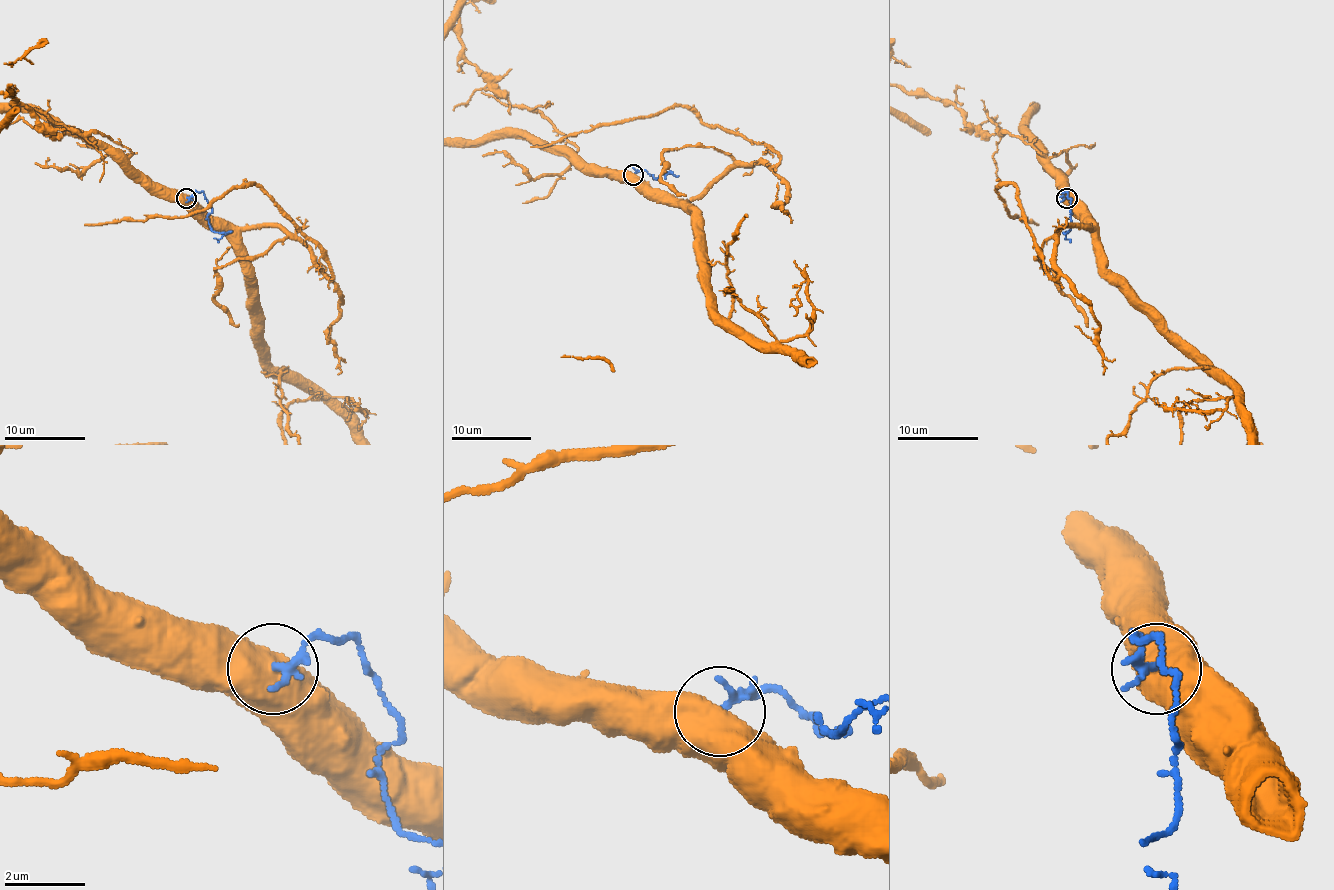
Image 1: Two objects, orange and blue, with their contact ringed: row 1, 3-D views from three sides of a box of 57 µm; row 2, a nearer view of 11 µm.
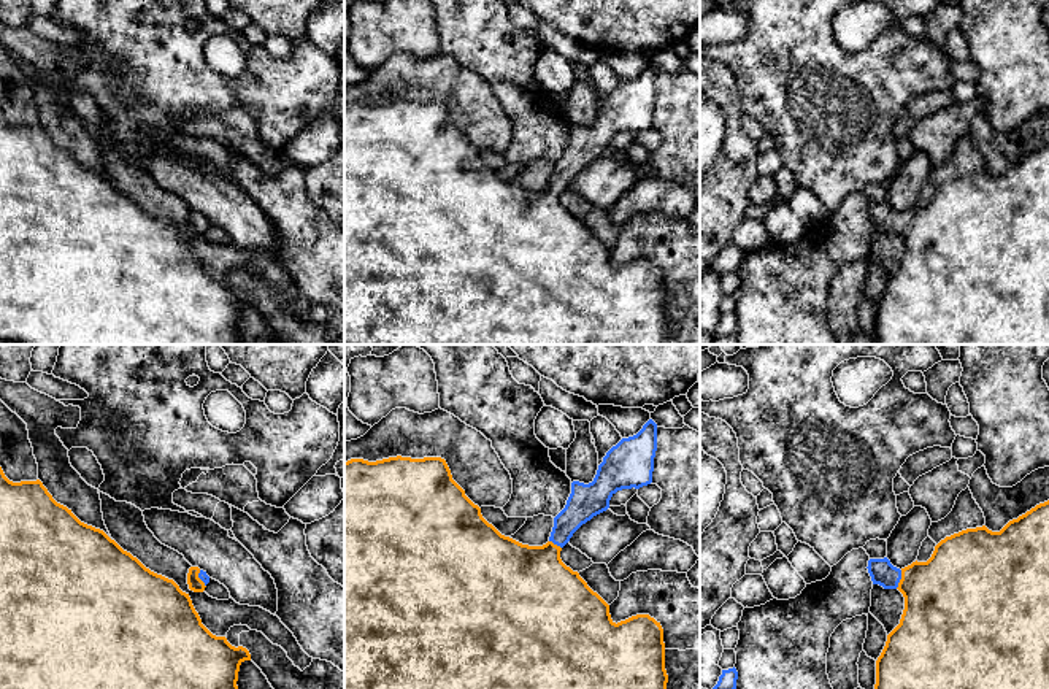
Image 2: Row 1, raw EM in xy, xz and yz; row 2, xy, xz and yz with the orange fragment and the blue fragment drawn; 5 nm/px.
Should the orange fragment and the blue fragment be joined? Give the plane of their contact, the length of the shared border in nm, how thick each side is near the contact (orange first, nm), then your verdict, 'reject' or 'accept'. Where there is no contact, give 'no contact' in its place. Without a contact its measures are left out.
meets orange in yz; contact 100 nm long; 420 nm thick on the orange side, 120 nm on the other; accept

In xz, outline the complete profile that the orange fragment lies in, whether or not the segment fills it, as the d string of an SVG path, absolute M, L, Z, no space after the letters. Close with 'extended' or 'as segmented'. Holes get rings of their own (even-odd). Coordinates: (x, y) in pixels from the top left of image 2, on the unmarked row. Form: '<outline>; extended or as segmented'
M649 64L636 79L622 83L606 97L592 127L571 127L567 149L554 162L549 186L543 191L522 189L489 168L481 152L452 124L441 102L397 100L376 106L363 103L344 106L344 344L665 344L668 319L660 267L649 259L636 259L616 268L609 249L560 203L560 195L573 178L594 160L606 156L617 135L640 133L652 127L655 95L657 68Z; extended

